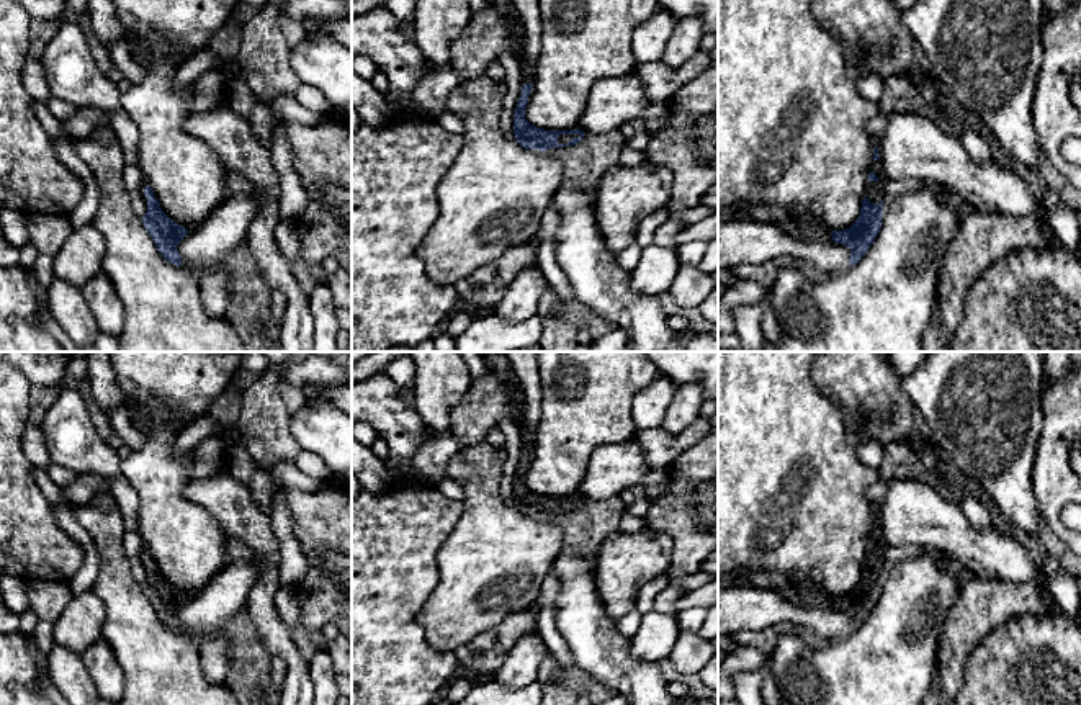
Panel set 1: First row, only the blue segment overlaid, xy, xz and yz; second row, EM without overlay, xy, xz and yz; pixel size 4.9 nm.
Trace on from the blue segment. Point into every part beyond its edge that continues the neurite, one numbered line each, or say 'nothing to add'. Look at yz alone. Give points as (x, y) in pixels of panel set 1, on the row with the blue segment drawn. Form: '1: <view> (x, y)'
1: yz (874, 190)
2: yz (802, 229)

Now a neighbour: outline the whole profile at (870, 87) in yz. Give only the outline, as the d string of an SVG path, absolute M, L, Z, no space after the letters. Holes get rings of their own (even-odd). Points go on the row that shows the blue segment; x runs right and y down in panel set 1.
M860 75L857 77L857 88L859 93L873 103L878 101L881 92L883 92L885 80L881 80L878 75Z

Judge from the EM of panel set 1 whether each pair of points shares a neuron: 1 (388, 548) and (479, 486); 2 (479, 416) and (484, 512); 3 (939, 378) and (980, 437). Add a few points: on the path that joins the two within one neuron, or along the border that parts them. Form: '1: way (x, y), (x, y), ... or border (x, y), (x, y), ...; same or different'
1: border (463, 502), (463, 511), (447, 537); different
2: border (484, 439), (466, 447); different
3: way (954, 393), (980, 422); same

